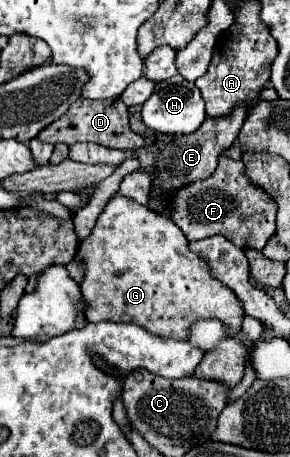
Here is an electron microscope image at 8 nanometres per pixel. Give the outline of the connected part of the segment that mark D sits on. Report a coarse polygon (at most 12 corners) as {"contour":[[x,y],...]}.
{"contour":[[77,99],[45,127],[45,143],[141,149],[127,105]]}

